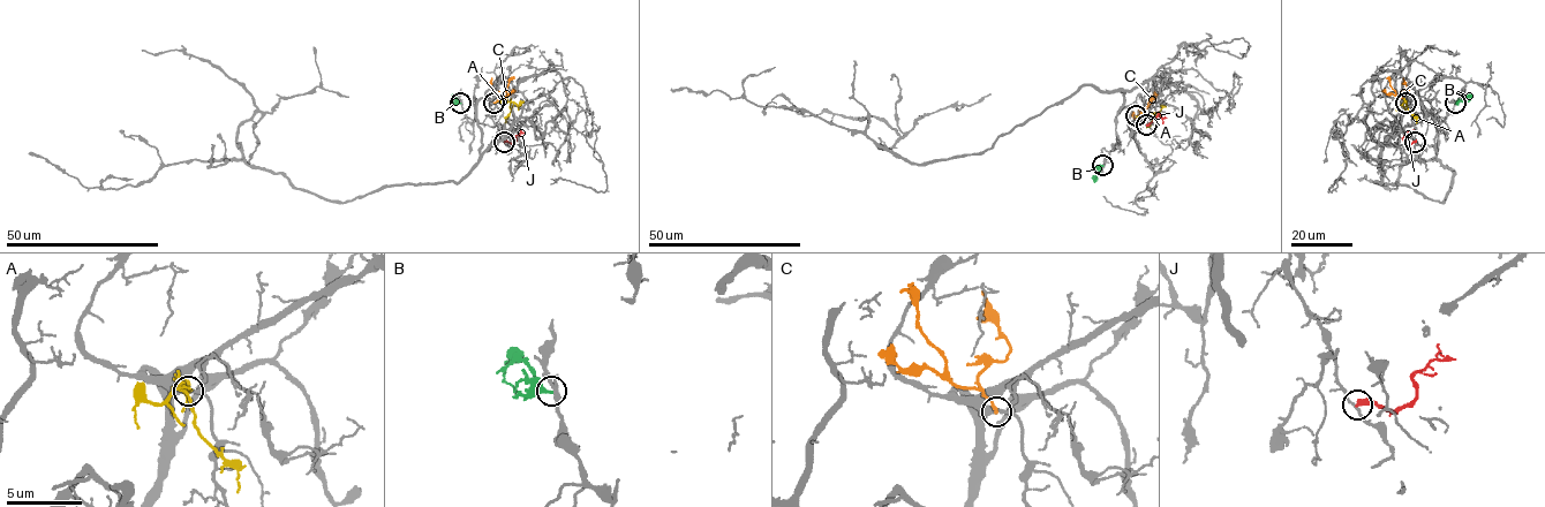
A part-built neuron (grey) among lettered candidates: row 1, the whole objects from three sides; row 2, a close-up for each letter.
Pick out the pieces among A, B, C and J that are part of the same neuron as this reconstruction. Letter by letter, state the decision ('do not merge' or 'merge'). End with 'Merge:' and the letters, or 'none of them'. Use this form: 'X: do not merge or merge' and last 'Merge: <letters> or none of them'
A: merge
B: do not merge
C: do not merge
J: do not merge
Merge: A

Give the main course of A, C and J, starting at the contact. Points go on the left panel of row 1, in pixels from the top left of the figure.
A: (494, 103), (510, 103), (506, 123)
C: (494, 103), (505, 97), (509, 82), (514, 77)
J: (504, 142), (513, 143), (520, 129)

